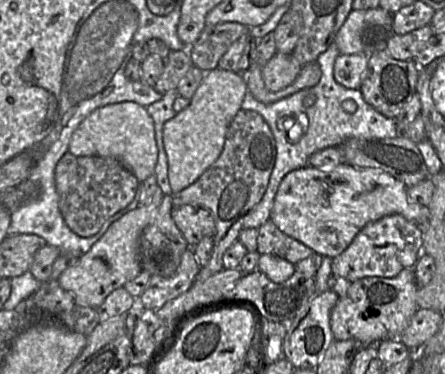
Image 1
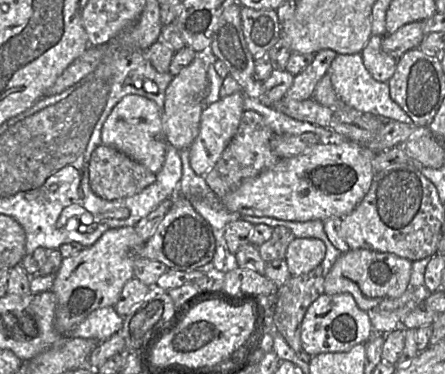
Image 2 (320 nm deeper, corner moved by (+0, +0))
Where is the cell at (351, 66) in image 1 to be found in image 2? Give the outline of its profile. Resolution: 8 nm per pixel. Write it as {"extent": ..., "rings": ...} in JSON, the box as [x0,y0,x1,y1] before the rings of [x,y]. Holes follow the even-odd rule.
{"extent":[360,35,398,82],"rings":[[[371,35],[360,54],[371,76],[378,82],[388,82],[395,72],[398,59],[382,52],[382,37]]]}

